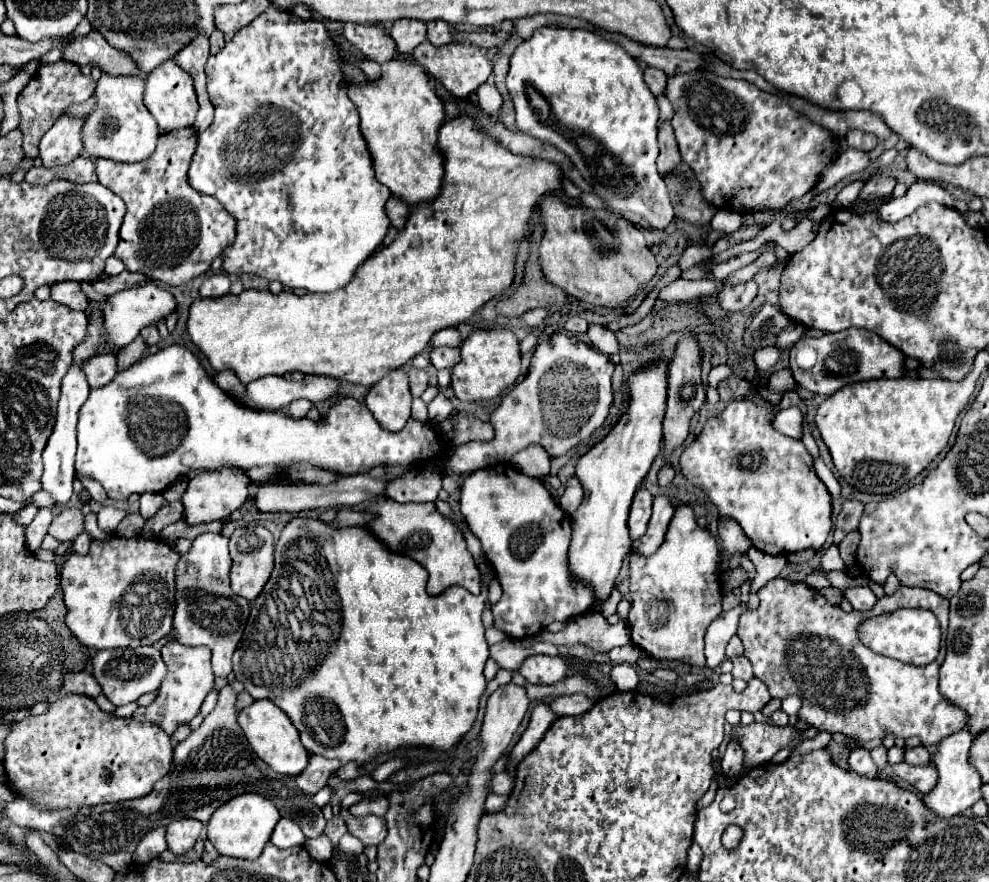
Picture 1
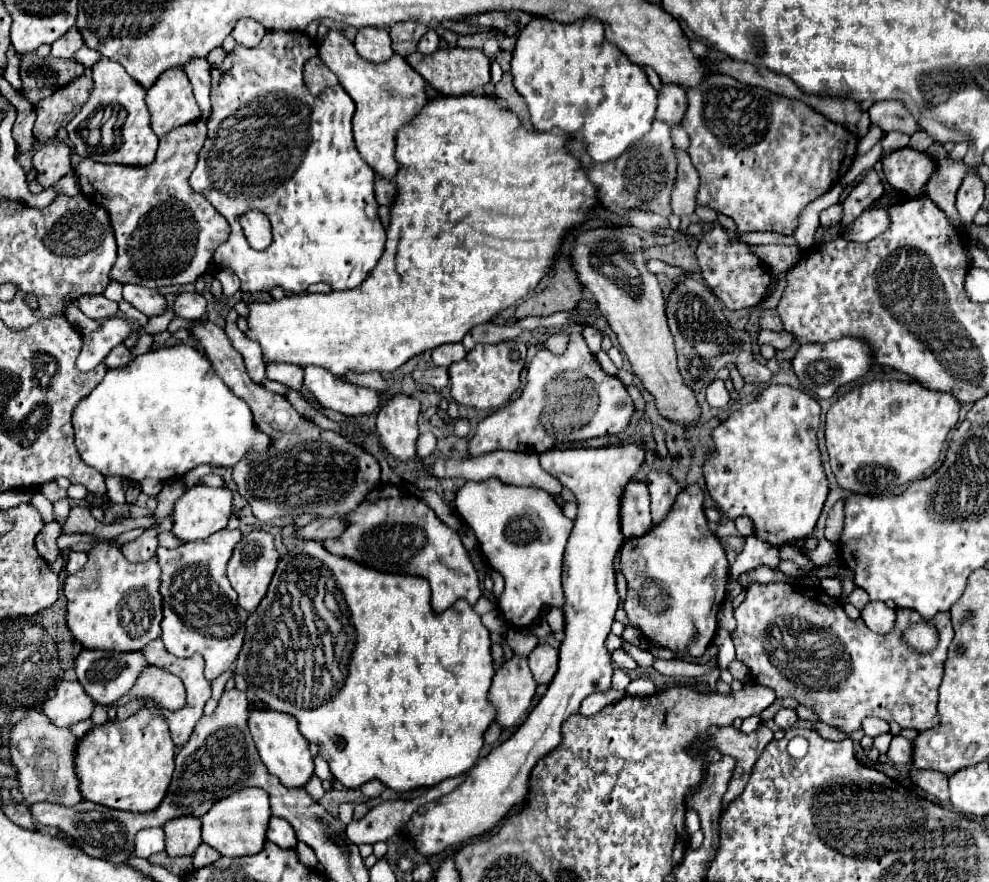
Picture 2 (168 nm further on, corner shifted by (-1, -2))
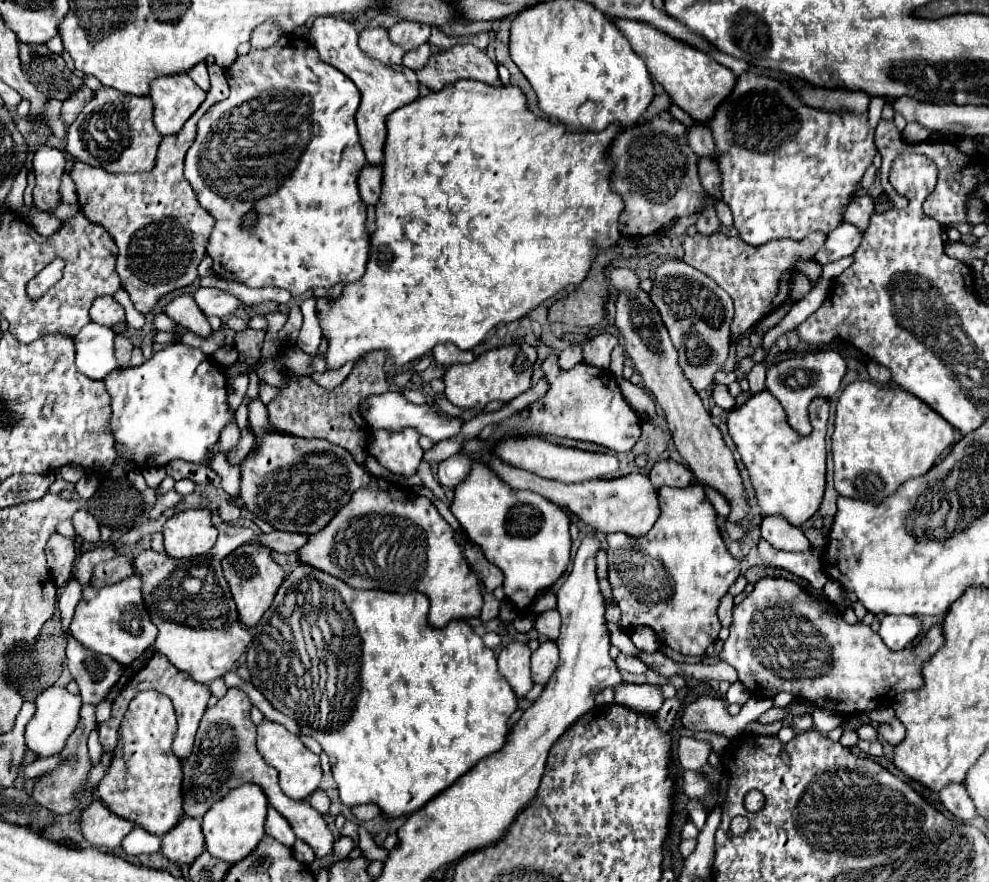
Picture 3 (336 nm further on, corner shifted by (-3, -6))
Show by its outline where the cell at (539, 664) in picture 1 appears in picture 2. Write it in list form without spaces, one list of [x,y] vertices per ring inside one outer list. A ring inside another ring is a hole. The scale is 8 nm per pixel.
[[[538,644],[528,656],[528,666],[538,684],[550,684],[558,670],[558,650],[550,644]]]

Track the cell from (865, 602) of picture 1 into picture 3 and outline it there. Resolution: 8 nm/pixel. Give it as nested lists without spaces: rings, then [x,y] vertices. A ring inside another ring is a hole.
[[[884,616],[880,620],[880,638],[890,650],[902,650],[920,634],[920,620],[916,616]]]

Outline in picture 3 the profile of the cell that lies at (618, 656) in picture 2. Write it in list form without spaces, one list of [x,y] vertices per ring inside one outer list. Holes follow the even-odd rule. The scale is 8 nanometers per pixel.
[[[620,654],[616,658],[616,666],[618,666],[618,670],[626,670],[632,674],[644,674],[648,670],[648,666],[642,660],[632,658],[632,656],[624,656],[624,654]]]

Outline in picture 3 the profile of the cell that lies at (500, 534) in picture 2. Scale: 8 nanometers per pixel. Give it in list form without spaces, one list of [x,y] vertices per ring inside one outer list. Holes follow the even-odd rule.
[[[482,462],[472,466],[466,482],[458,484],[450,506],[472,542],[476,542],[488,562],[504,574],[504,594],[518,612],[528,612],[532,602],[564,574],[570,562],[570,516],[554,502],[528,490],[510,490]]]

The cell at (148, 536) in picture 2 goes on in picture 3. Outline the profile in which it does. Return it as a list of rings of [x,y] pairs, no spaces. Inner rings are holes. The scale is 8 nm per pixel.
[[[120,554],[112,560],[106,560],[106,562],[100,562],[96,568],[94,568],[94,574],[92,574],[92,584],[94,586],[104,586],[104,584],[114,584],[130,574],[134,574],[134,566],[132,566],[132,556],[128,554]]]

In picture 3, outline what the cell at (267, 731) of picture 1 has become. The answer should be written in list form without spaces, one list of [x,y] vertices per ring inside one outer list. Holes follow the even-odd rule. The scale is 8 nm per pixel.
[[[262,720],[258,724],[258,752],[262,754],[262,758],[270,766],[274,766],[278,770],[282,792],[288,798],[304,800],[304,798],[308,798],[318,788],[320,778],[322,778],[318,756],[312,754],[302,744],[302,740],[296,734],[290,734],[282,724],[276,724],[276,722],[270,722],[270,720]]]

